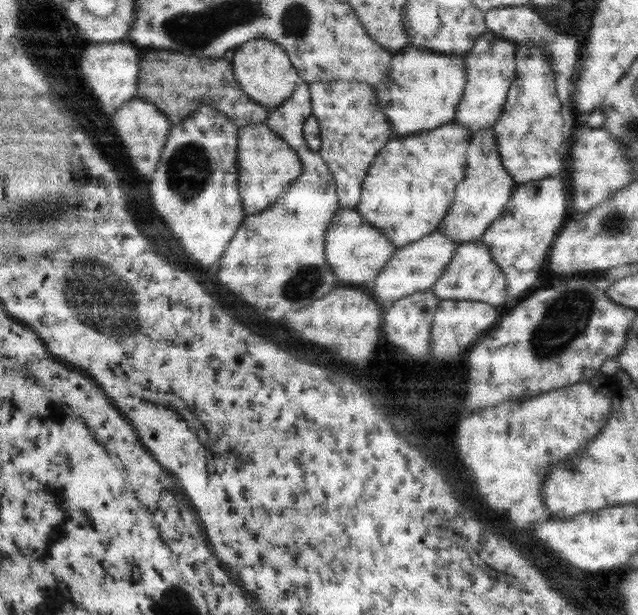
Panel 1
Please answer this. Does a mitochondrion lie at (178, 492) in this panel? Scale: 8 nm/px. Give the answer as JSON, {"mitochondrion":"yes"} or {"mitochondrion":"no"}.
{"mitochondrion":"no"}

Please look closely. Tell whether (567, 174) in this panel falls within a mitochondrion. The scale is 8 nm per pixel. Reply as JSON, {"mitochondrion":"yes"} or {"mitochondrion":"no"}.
{"mitochondrion":"no"}

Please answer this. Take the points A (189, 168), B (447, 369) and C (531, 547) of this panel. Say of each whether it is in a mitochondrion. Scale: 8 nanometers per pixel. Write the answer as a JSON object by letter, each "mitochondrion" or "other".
{"A":"mitochondrion","B":"other","C":"other"}

